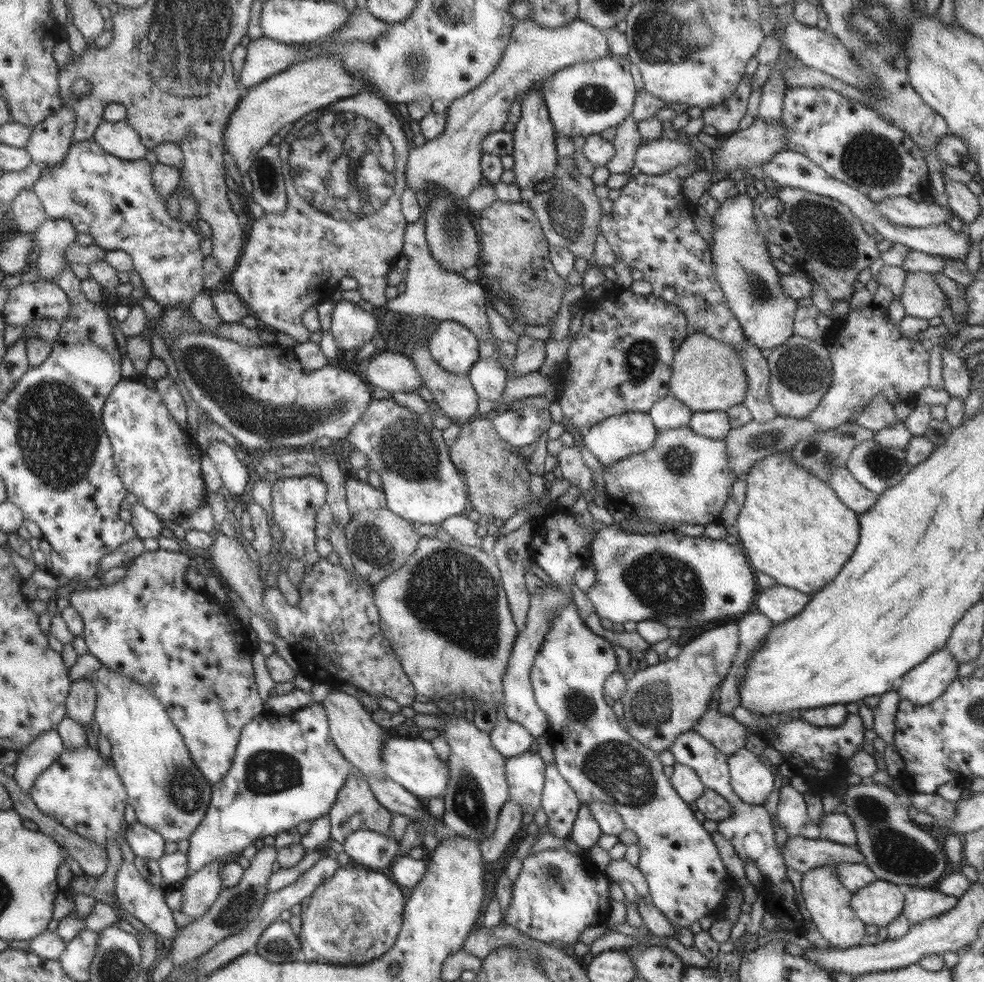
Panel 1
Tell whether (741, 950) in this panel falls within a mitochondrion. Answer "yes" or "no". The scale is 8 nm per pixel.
no

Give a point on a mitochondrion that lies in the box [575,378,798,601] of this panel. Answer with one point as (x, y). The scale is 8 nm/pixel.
(679, 460)

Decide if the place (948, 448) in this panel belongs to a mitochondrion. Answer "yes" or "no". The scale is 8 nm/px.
no

